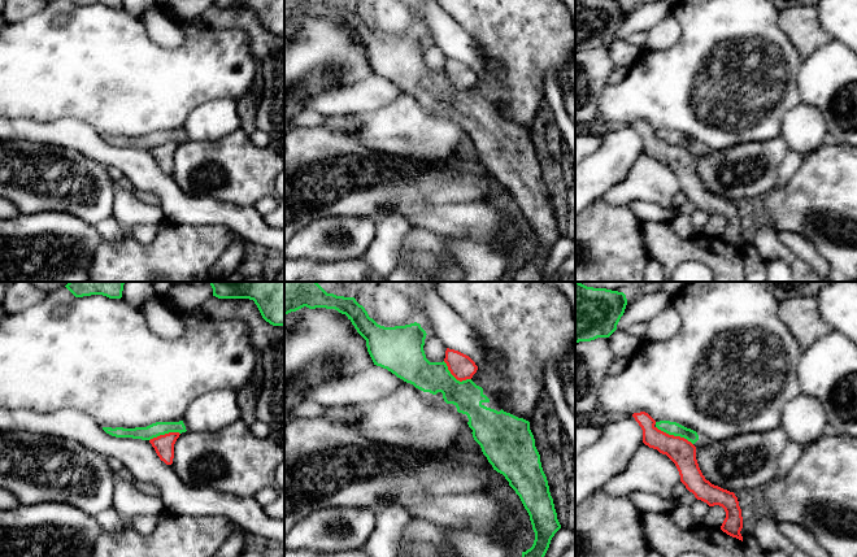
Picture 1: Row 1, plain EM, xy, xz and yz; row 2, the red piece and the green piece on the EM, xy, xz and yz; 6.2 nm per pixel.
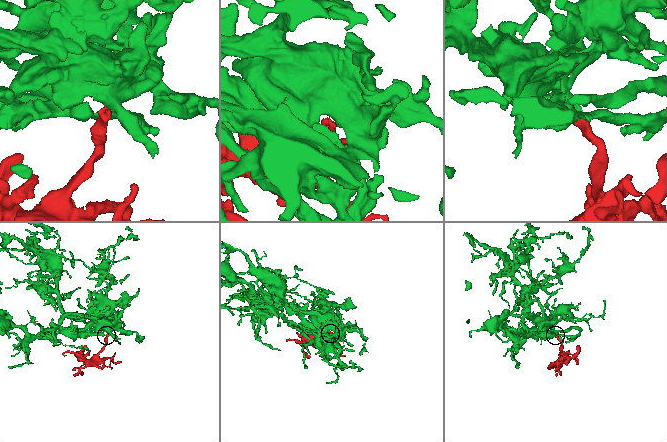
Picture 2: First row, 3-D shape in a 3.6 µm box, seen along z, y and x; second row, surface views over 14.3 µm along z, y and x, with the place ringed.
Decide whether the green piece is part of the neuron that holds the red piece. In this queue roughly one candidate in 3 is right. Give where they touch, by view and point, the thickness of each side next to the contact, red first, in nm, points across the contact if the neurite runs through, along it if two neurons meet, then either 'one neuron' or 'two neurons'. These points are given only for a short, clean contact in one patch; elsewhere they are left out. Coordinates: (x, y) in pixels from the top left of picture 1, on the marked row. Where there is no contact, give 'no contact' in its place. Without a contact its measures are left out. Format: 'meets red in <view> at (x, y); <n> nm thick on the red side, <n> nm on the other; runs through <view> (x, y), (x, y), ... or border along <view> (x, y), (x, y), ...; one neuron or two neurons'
meets red in yz at (673, 435); 160 nm thick on the red side, 80 nm on the other; runs through yz (682, 452), (673, 435), (674, 429); one neuron

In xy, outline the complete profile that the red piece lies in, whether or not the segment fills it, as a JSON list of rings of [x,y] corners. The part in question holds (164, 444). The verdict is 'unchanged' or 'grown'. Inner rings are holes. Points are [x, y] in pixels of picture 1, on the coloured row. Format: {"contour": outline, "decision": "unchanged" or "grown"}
{"contour": [[[183,421],[179,422],[156,422],[147,427],[123,428],[103,427],[103,430],[116,438],[132,438],[148,440],[155,448],[157,456],[166,465],[173,464],[174,444],[182,432],[186,432]]], "decision": "grown"}

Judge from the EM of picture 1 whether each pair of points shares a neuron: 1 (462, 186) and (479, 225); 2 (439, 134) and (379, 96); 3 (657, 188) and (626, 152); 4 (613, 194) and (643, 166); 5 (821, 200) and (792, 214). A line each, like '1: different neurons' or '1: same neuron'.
1: different neurons
2: different neurons
3: different neurons
4: same neuron
5: same neuron

